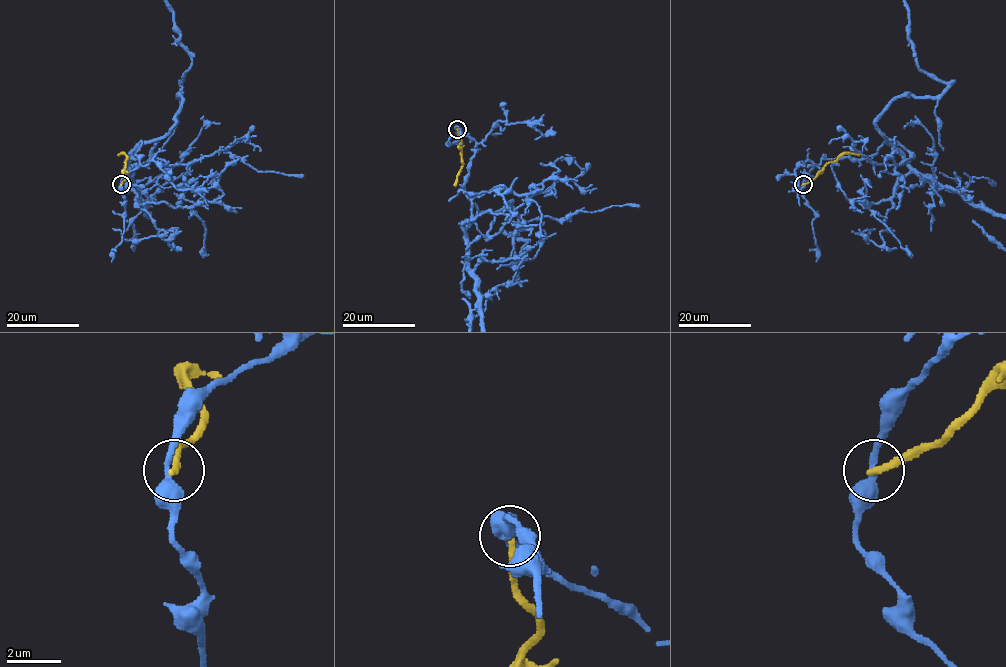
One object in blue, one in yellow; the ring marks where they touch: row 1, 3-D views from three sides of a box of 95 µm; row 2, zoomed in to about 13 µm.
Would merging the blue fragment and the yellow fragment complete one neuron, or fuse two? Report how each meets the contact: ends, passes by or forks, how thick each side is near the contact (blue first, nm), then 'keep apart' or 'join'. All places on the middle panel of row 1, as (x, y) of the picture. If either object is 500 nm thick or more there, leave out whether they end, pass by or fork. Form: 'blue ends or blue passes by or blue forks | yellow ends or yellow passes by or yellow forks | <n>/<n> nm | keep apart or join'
blue passes by | yellow ends | 440/260 nm | keep apart

